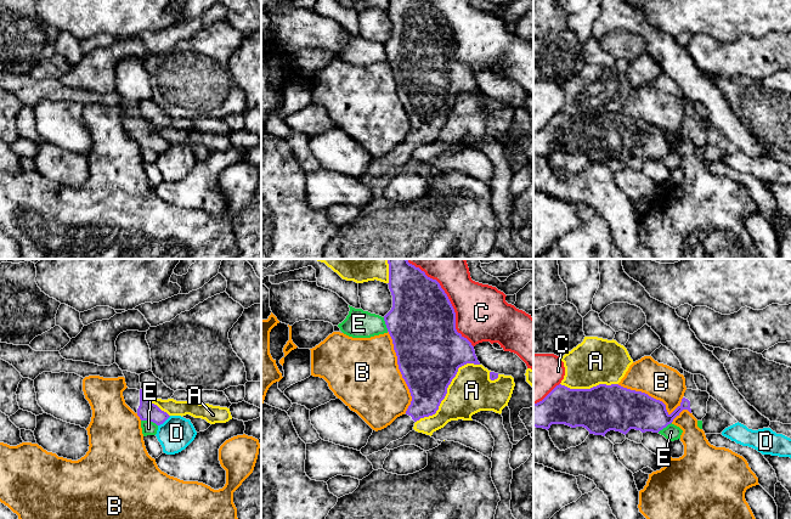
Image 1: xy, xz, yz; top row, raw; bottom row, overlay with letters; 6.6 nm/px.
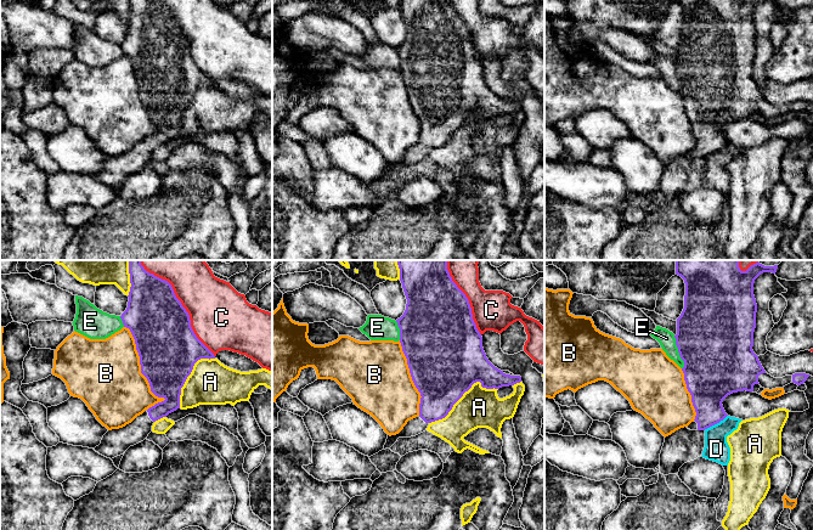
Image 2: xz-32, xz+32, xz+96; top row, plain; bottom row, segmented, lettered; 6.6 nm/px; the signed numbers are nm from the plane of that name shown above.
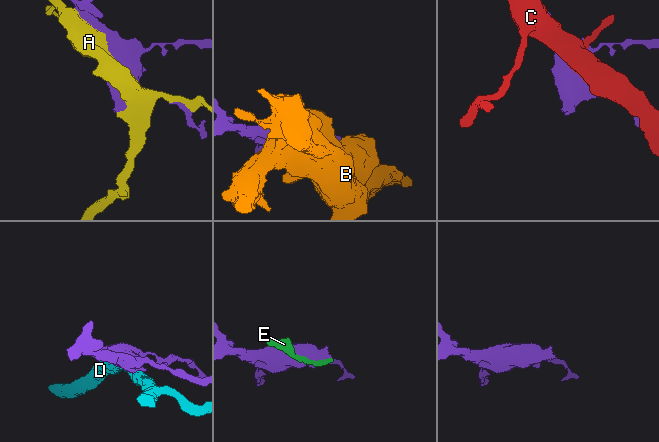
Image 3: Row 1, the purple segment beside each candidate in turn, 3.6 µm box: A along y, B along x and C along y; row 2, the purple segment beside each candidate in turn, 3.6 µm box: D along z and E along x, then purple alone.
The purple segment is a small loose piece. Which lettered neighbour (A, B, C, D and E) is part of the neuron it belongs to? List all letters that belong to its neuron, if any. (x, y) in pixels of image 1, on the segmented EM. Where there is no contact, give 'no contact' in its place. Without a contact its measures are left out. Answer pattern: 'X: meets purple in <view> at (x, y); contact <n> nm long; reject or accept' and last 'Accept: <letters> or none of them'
A: meets purple in xz at (446, 390); contact 550 nm long; reject
B: meets purple in xz at (400, 371); contact 550 nm long; reject
C: meets purple in xz at (448, 299); contact 750 nm long; reject
D: meets purple in xy at (164, 421); contact 110 nm long; reject
E: meets purple in xy at (150, 421); contact 120 nm long; reject
Accept: none of them

